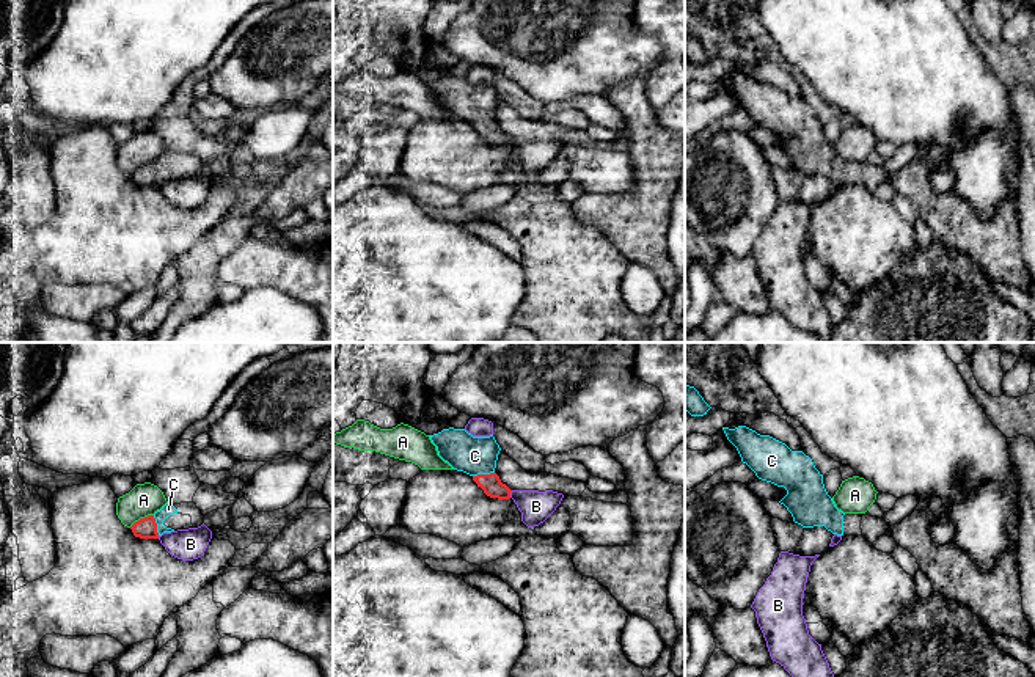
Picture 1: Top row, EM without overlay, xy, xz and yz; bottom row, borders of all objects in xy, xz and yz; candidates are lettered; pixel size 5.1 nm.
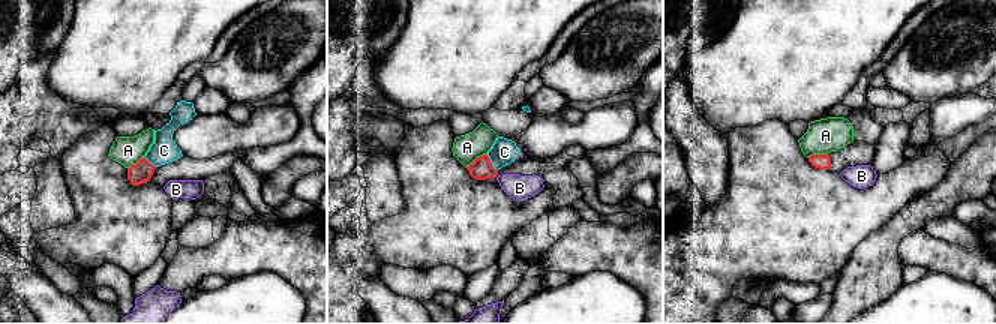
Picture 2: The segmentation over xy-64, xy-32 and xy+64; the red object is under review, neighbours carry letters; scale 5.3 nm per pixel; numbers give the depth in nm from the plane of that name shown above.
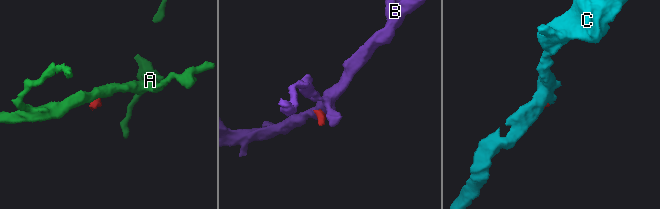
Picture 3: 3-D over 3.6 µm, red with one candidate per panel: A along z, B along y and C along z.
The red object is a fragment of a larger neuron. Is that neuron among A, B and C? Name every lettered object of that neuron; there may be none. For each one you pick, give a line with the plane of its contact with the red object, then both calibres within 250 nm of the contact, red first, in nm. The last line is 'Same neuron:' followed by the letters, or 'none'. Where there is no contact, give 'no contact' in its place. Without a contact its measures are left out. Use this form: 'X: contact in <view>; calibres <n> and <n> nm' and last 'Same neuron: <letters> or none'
C: contact in xz; calibres 110 and 190 nm
Same neuron: C

